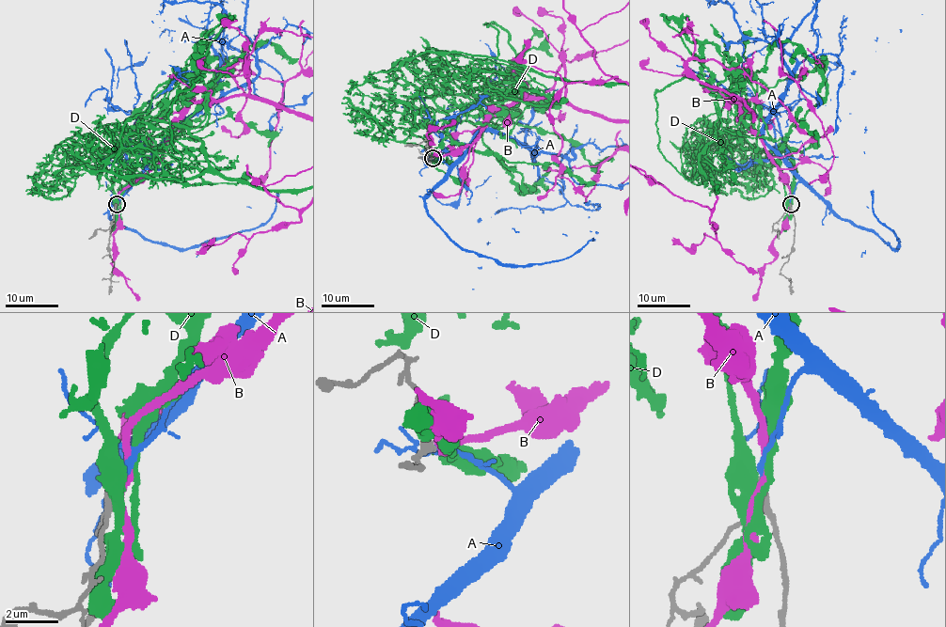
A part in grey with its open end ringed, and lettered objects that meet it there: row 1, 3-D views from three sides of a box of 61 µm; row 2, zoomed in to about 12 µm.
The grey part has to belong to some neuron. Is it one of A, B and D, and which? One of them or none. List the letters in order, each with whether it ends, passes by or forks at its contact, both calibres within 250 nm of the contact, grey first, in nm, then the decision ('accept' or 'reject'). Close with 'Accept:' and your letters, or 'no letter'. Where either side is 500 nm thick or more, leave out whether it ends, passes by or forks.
A: it ends; calibres 320 and 280 nm; accept
B: it passes by; calibres 320 and 280 nm; reject
D: calibres 320 and 550 nm; reject
Accept: A

